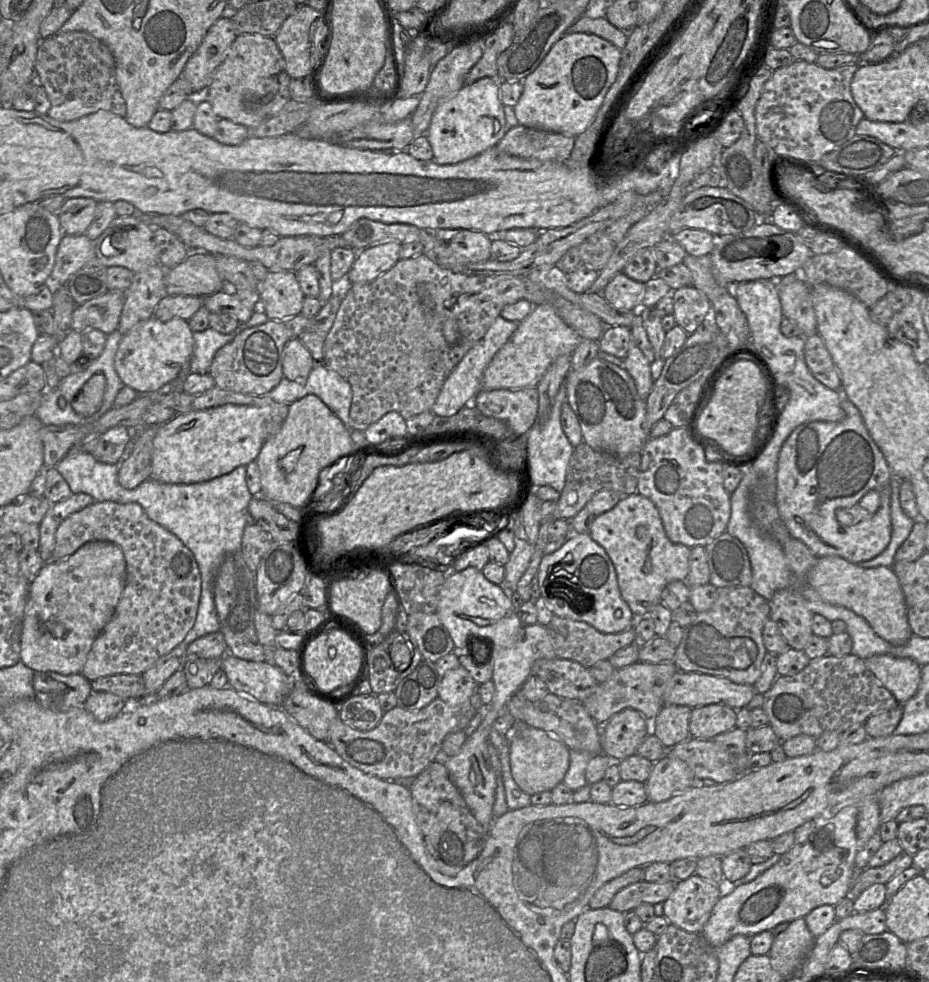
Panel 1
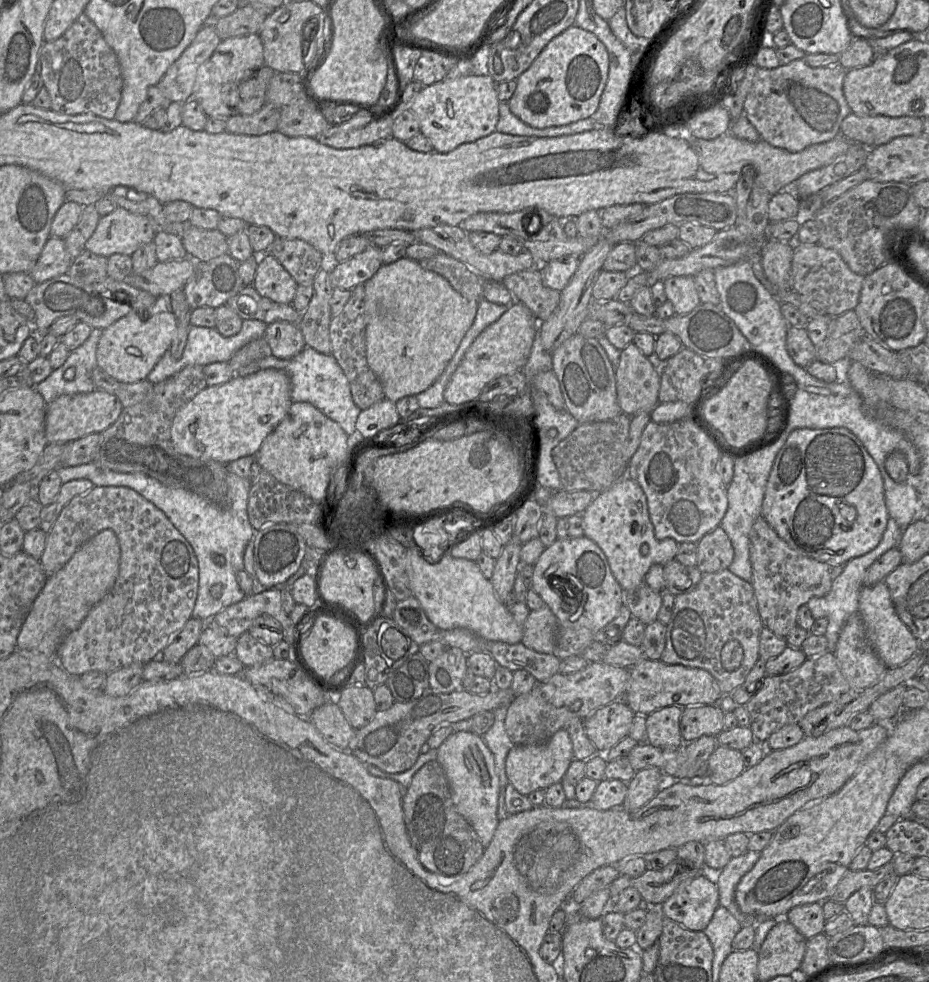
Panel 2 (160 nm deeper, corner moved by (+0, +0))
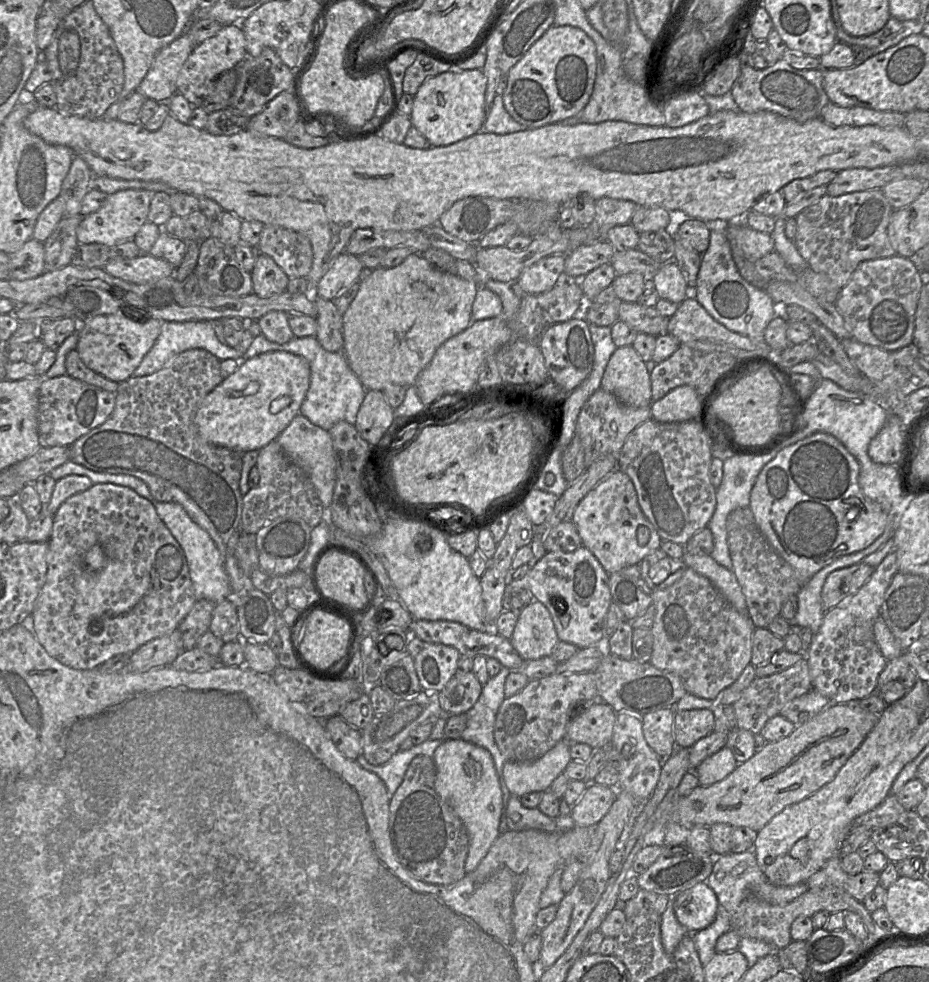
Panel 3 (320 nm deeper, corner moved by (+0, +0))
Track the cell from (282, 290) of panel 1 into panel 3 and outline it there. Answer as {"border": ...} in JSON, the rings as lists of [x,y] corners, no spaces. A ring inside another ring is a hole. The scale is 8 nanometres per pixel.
{"border":[[[260,253],[251,272],[252,290],[260,297],[287,291],[289,277],[268,255]]]}

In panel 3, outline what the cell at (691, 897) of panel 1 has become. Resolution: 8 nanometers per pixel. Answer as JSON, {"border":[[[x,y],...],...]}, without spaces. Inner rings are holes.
{"border":[[[706,882],[697,883],[673,898],[675,916],[688,932],[698,932],[715,920],[719,901]]]}

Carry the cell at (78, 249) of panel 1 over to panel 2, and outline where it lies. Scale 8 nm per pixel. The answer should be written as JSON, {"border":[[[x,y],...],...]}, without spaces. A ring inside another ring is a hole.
{"border":[[[49,237],[29,275],[35,283],[42,283],[65,274],[71,265],[71,258],[65,249],[64,240]]]}

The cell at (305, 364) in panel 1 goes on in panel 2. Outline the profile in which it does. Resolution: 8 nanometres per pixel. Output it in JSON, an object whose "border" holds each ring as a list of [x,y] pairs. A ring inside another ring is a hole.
{"border":[[[276,321],[267,325],[264,338],[271,354],[278,359],[291,359],[305,348],[298,324]]]}

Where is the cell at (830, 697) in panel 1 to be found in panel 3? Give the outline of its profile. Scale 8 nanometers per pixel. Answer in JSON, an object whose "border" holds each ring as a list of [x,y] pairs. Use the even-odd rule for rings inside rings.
{"border":[[[806,658],[779,673],[761,678],[756,677],[742,692],[740,698],[732,704],[737,717],[737,727],[759,734],[767,721],[779,715],[790,701],[812,690],[813,685]]]}

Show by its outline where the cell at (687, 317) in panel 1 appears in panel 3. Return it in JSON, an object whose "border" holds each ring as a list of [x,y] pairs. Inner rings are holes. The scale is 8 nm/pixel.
{"border":[[[673,260],[662,264],[650,277],[661,299],[679,305],[691,294],[684,275]]]}

